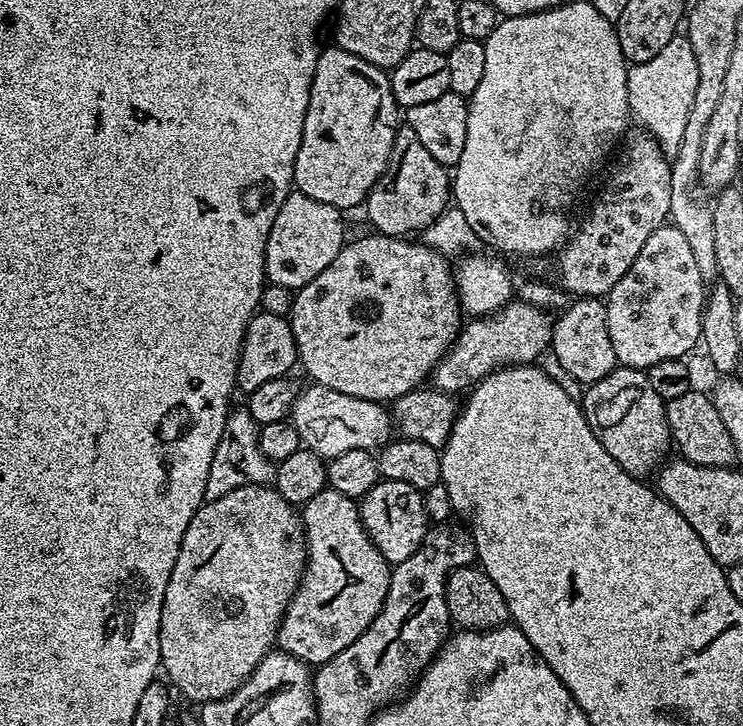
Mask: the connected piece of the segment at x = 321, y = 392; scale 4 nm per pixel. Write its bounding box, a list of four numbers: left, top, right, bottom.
[290,383,390,461]

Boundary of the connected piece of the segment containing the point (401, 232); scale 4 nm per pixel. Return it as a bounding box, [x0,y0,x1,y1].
[366,127,449,238]

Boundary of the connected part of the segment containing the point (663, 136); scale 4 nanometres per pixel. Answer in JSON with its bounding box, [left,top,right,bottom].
[628,34,697,158]

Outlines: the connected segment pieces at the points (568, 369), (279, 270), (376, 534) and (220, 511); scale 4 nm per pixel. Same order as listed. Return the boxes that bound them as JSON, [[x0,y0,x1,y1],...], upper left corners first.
[[550,298,618,386],[264,190,346,290],[359,478,430,565],[160,484,308,706]]

